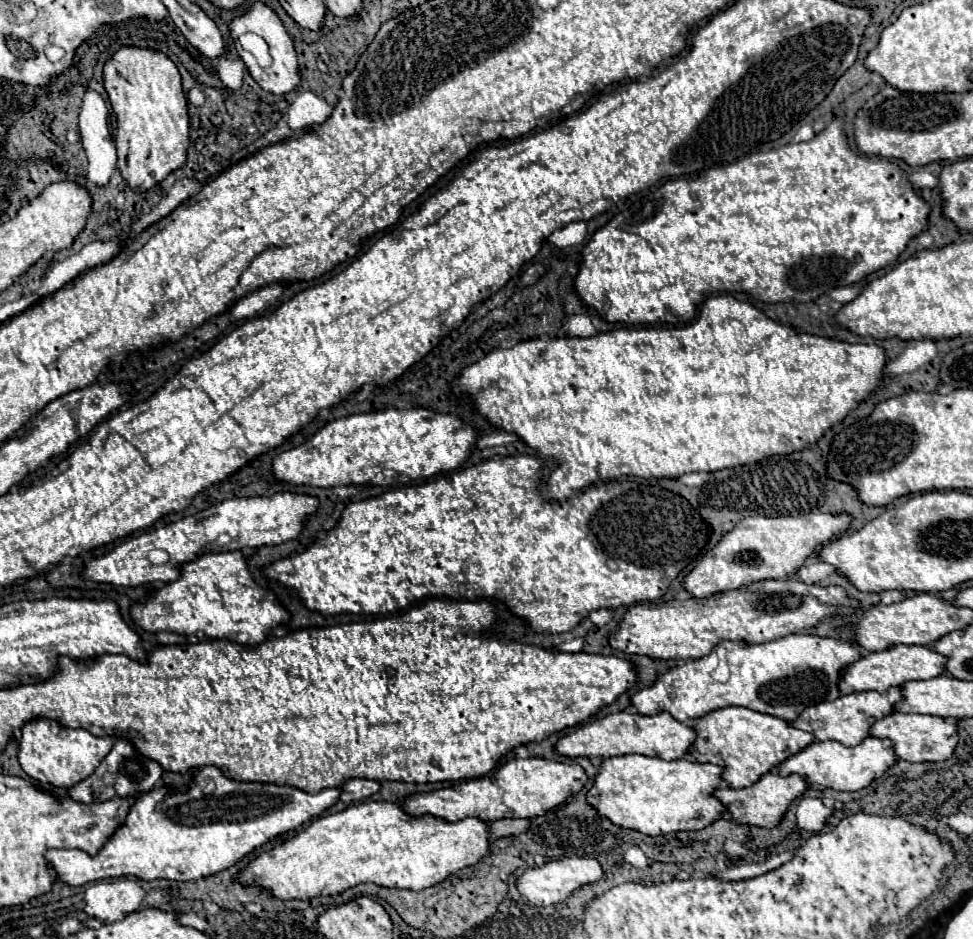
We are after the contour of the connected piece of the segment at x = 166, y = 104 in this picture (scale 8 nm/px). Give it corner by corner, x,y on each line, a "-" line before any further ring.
125,45
107,59
103,79
117,119
117,167
133,189
147,191
163,181
171,171
185,165
189,115
179,69
159,49

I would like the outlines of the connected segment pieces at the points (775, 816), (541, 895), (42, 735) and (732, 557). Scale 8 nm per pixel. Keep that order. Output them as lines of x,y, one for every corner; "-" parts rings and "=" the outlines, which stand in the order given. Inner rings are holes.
765,773
757,783
743,789
731,789
731,787
719,787
713,795
723,803
725,813
739,825
757,825
757,827
775,827
783,813
787,811
789,803
799,797
807,789
807,783
803,777
779,777
777,773
=
565,857
559,861
549,861
543,867
527,869
517,879
517,887
535,905
555,905
555,903
569,899
583,885
595,883
601,877
603,877
603,867
595,857
=
33,719
21,729
21,733
19,763
23,771
39,783
63,789
87,779
111,751
115,741
113,737
95,737
85,729
65,729
51,719
=
807,513
799,517
747,517
725,533
721,541
695,563
689,575
681,581
681,587
691,597
703,599
719,591
749,585
753,581
787,579
803,565
815,547
839,535
847,527
847,515
829,513

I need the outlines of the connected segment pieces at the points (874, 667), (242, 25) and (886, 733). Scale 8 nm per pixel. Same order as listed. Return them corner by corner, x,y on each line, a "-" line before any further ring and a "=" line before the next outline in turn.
891,645
885,651
867,653
861,659
847,665
839,677
839,693
849,695
853,691
887,691
889,687
899,687
913,679
931,679
943,673
945,657
921,647
921,645
=
255,1
243,15
237,15
231,19
229,23
229,31
231,31
231,37
237,39
241,33
247,33
247,31
253,31
257,33
259,37
265,39
265,43
269,45
269,53
273,57
273,63
269,69
249,69
251,77
269,93
275,93
275,95
285,95
289,91
293,91
297,85
299,85
299,67
297,67
297,53
295,53
295,47
293,47
293,39
287,35
279,15
267,7
265,3
261,1
=
889,713
887,717
875,721
869,731
871,737
879,739
891,739
895,747
895,755
905,761
925,763
925,761
945,761
951,757
955,745
957,745
957,725
943,717
933,715
909,715
909,713

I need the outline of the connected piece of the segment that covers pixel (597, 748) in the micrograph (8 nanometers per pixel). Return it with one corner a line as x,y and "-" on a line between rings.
615,713
585,723
573,733
563,735
555,745
555,753
565,757
613,757
639,753
647,757
661,757
665,761
673,761
681,759
689,751
693,741
695,731
689,725
675,721
669,713
657,713
651,717
643,717
637,713

